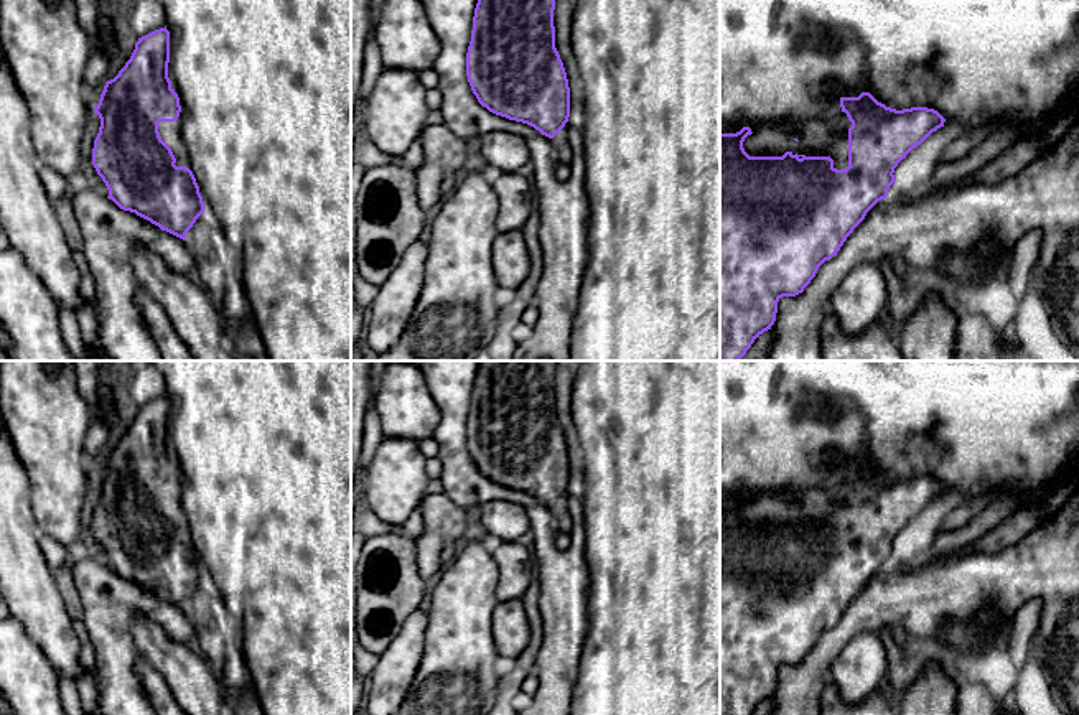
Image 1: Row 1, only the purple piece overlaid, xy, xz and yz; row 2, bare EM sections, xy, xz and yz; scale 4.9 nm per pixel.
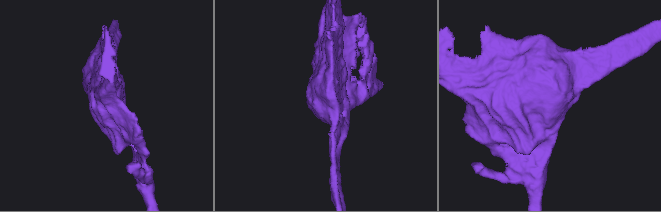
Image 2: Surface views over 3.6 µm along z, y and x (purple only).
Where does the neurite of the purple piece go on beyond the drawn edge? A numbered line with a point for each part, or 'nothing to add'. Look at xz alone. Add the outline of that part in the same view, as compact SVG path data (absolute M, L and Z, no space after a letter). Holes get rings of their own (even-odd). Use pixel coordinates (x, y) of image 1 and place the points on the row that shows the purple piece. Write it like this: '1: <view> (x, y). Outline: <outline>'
nothing to add

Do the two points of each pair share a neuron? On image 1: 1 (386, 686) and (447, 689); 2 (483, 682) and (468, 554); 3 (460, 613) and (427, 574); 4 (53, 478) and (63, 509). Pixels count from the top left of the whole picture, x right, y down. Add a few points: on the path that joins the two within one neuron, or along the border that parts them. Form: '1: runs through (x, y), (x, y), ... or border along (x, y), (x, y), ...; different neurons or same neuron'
1: border along (424, 651), (414, 682), (404, 697); different neurons
2: runs through (468, 651), (468, 585); same neuron
3: border along (440, 572), (432, 584); different neurons
4: runs through (58, 486), (58, 501); same neuron

